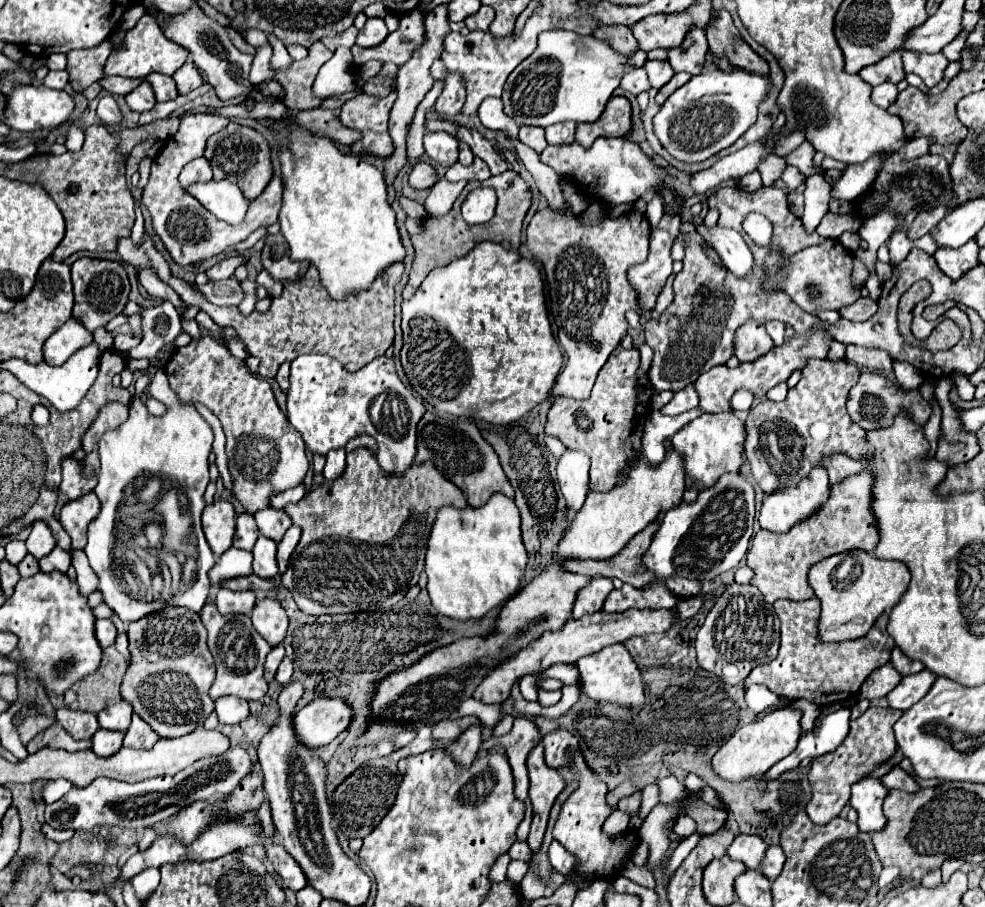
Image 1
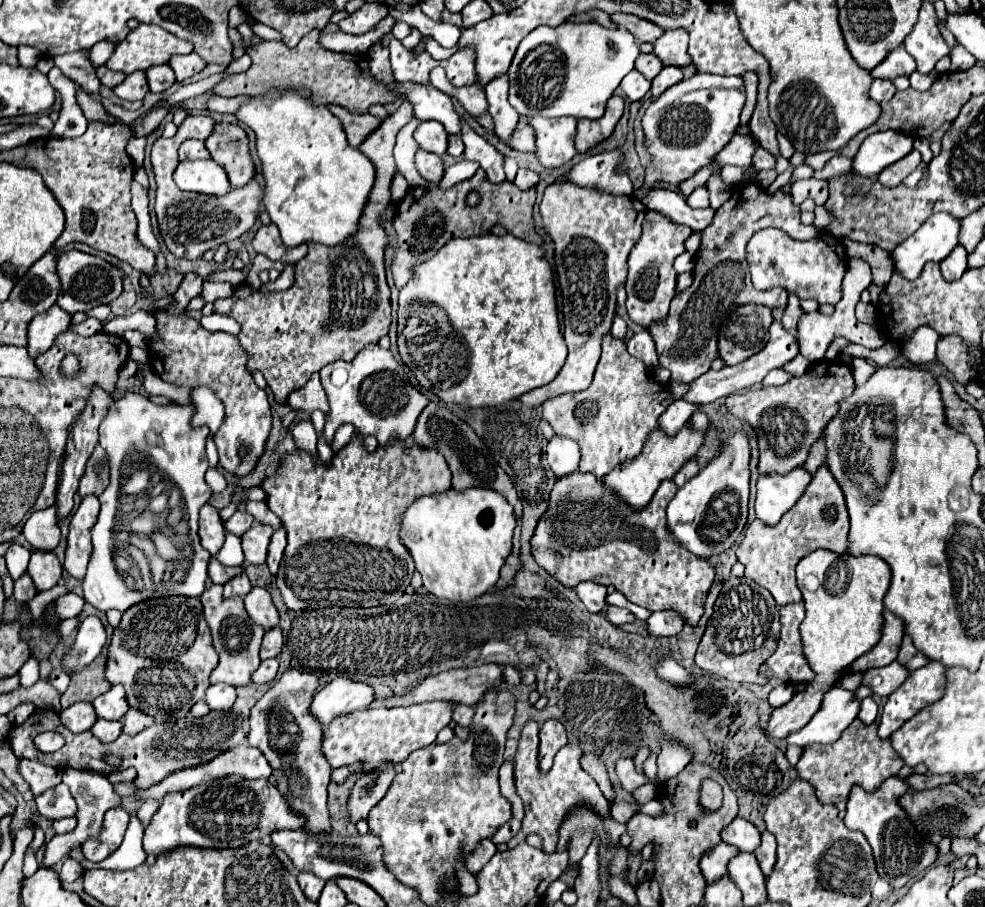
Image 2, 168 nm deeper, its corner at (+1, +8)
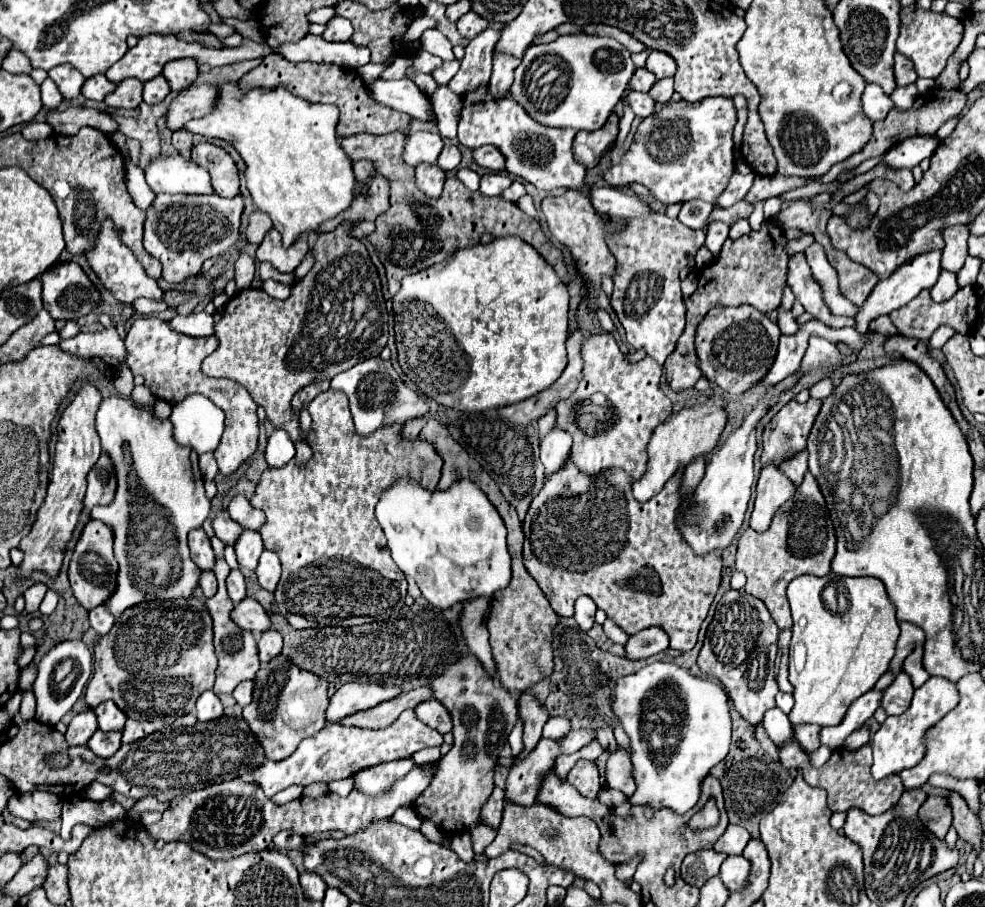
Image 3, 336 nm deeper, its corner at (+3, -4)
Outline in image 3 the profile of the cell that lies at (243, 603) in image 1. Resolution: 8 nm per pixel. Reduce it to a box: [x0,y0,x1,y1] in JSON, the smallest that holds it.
[227,570,245,604]

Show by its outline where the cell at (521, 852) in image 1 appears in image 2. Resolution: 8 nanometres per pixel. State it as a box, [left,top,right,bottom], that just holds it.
[493,818,521,844]

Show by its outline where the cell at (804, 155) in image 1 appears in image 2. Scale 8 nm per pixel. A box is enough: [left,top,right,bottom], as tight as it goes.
[753,148,777,170]

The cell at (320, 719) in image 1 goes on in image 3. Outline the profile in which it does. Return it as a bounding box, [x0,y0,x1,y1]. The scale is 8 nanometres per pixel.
[327,682,403,722]

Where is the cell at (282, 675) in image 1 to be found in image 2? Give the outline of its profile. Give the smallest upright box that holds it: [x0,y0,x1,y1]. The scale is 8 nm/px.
[253,658,279,684]

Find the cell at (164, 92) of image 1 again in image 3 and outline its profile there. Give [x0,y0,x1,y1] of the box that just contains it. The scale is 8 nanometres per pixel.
[143,76,169,104]

